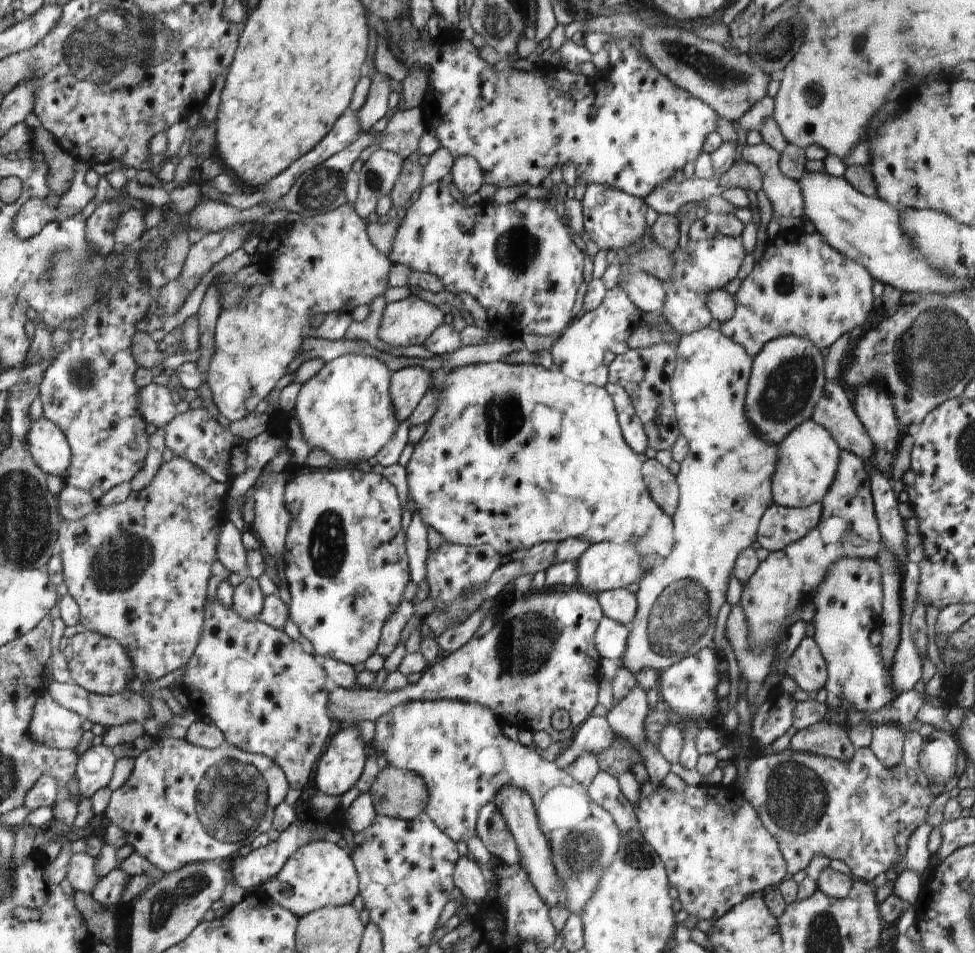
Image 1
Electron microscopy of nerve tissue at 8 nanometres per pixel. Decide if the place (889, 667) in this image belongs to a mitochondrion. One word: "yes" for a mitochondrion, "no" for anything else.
no

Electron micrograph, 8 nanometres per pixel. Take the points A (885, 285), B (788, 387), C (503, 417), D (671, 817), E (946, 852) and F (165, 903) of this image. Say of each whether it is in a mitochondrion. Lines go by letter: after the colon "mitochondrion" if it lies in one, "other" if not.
A: other
B: mitochondrion
C: mitochondrion
D: other
E: other
F: mitochondrion

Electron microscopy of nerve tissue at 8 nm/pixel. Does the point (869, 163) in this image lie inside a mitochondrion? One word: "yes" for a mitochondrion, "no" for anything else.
no

